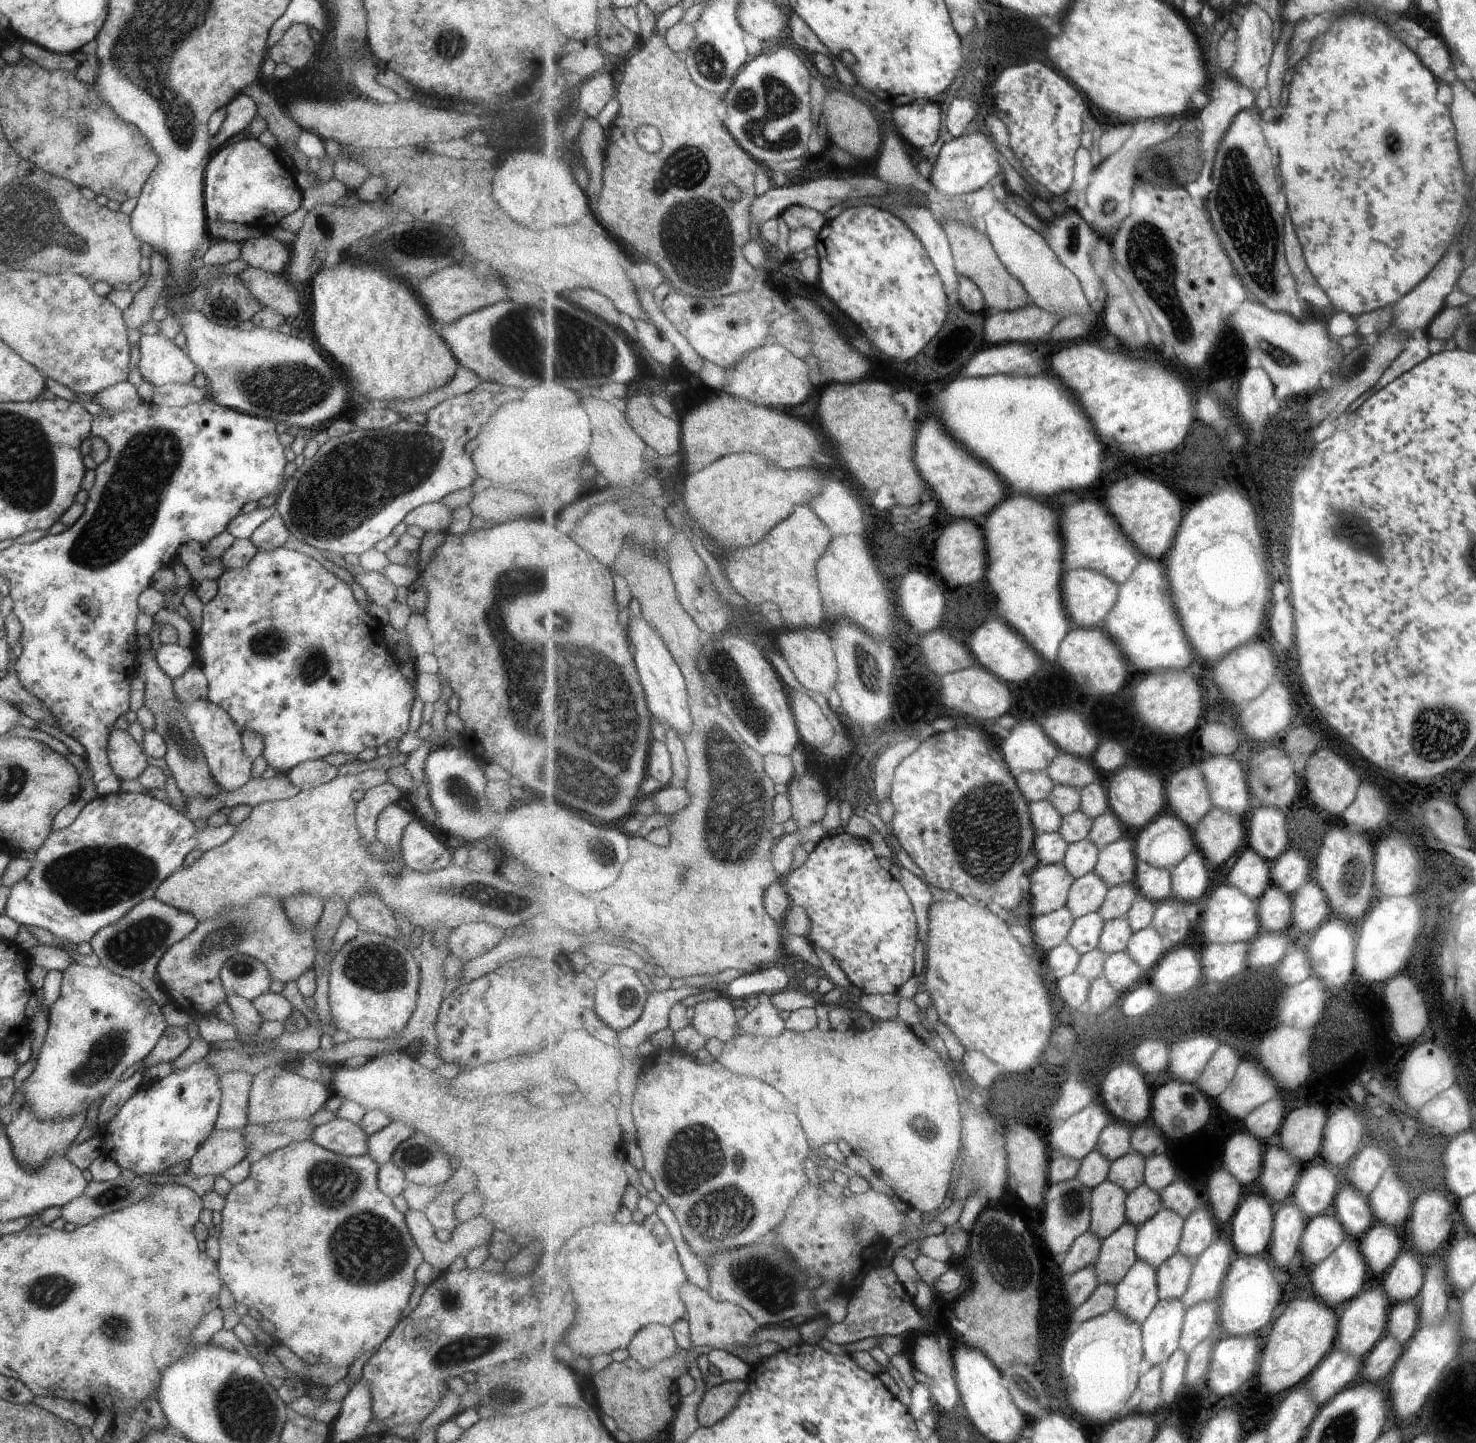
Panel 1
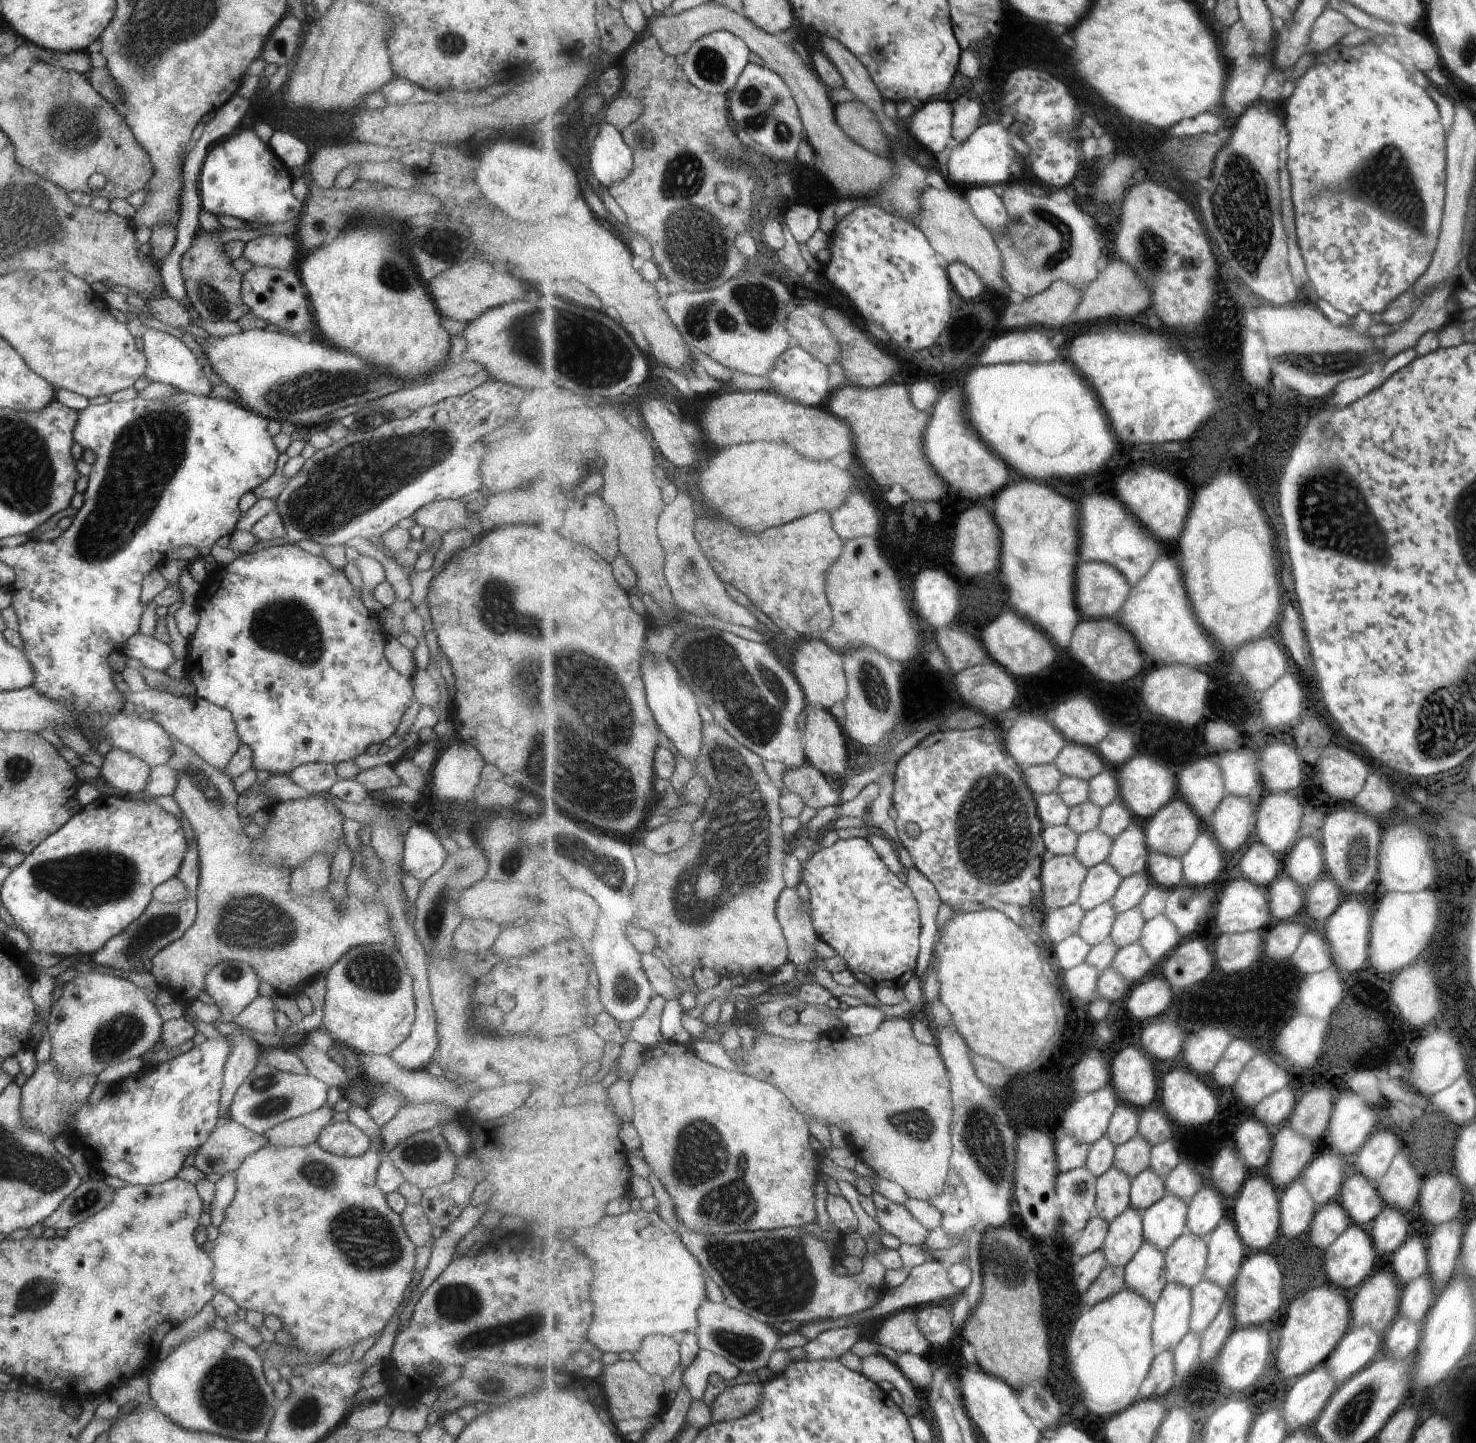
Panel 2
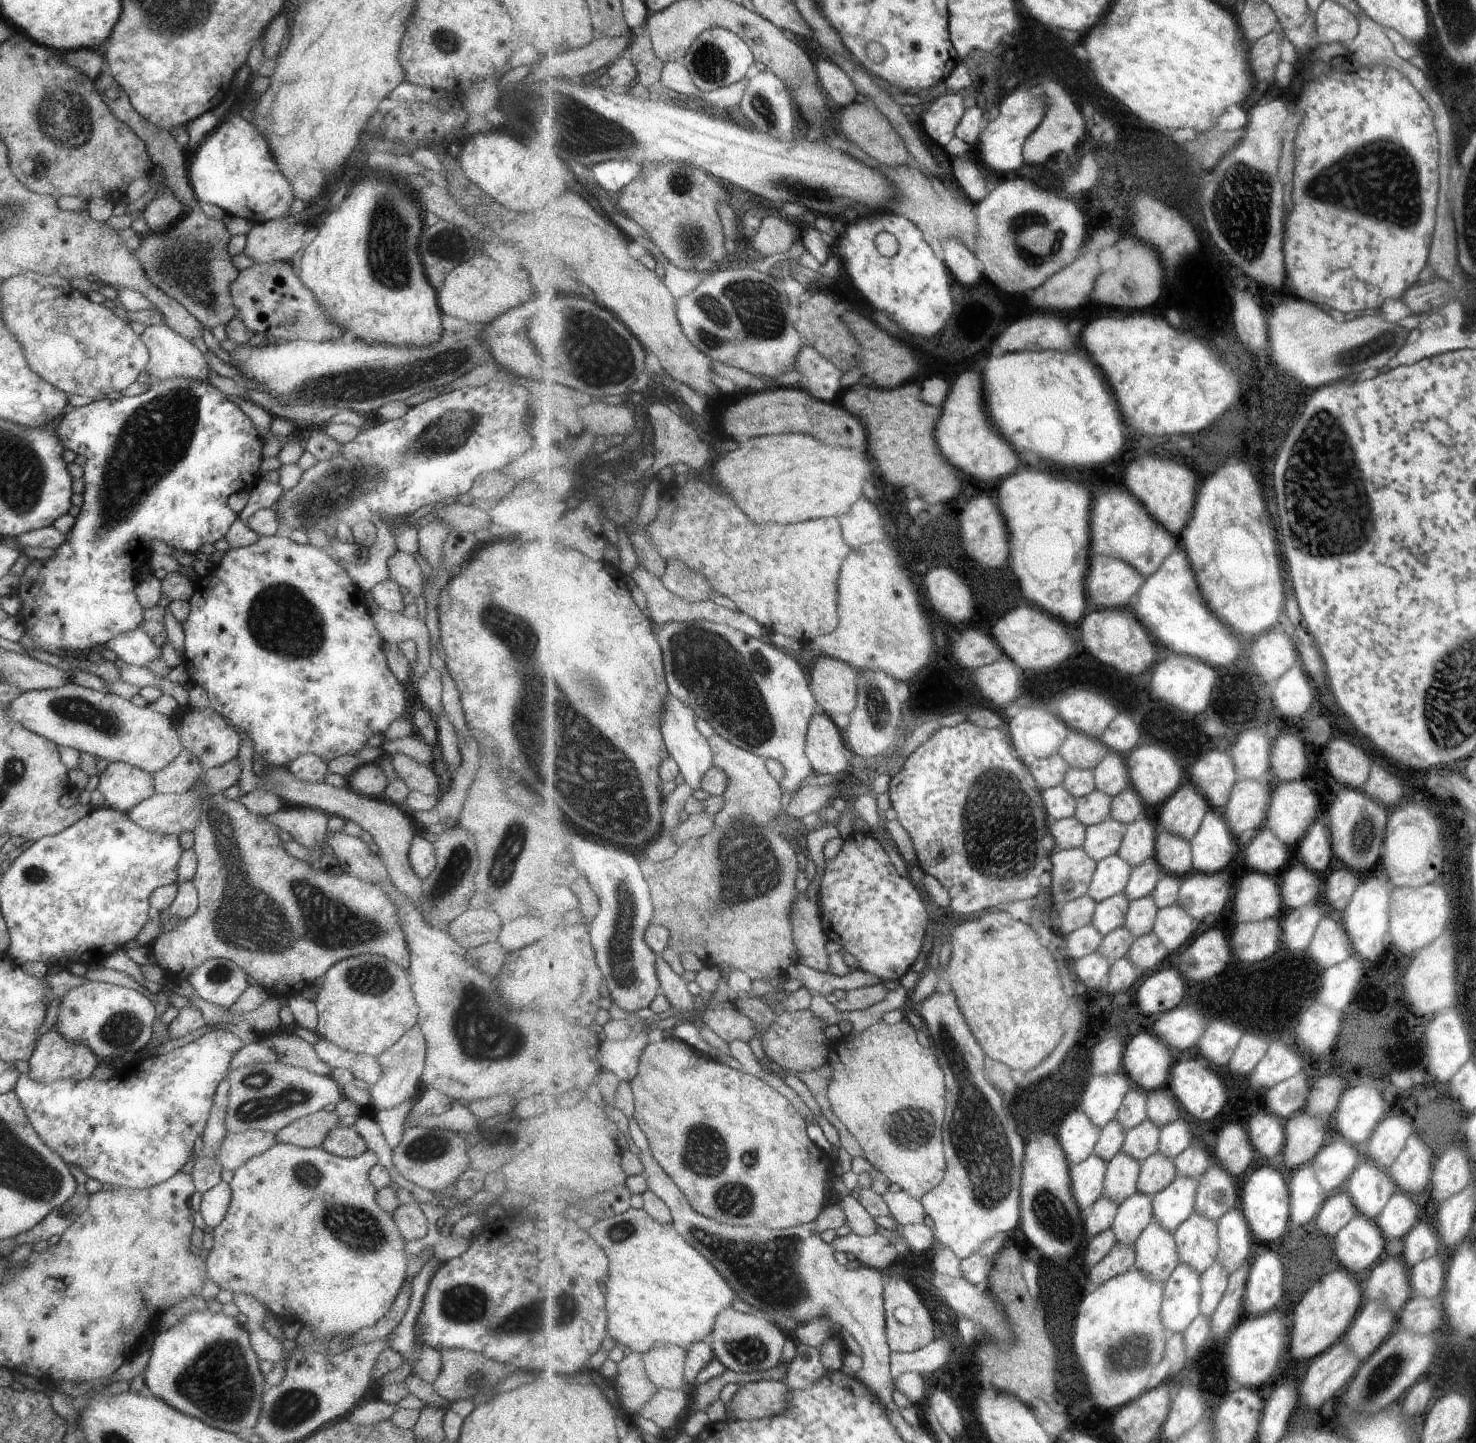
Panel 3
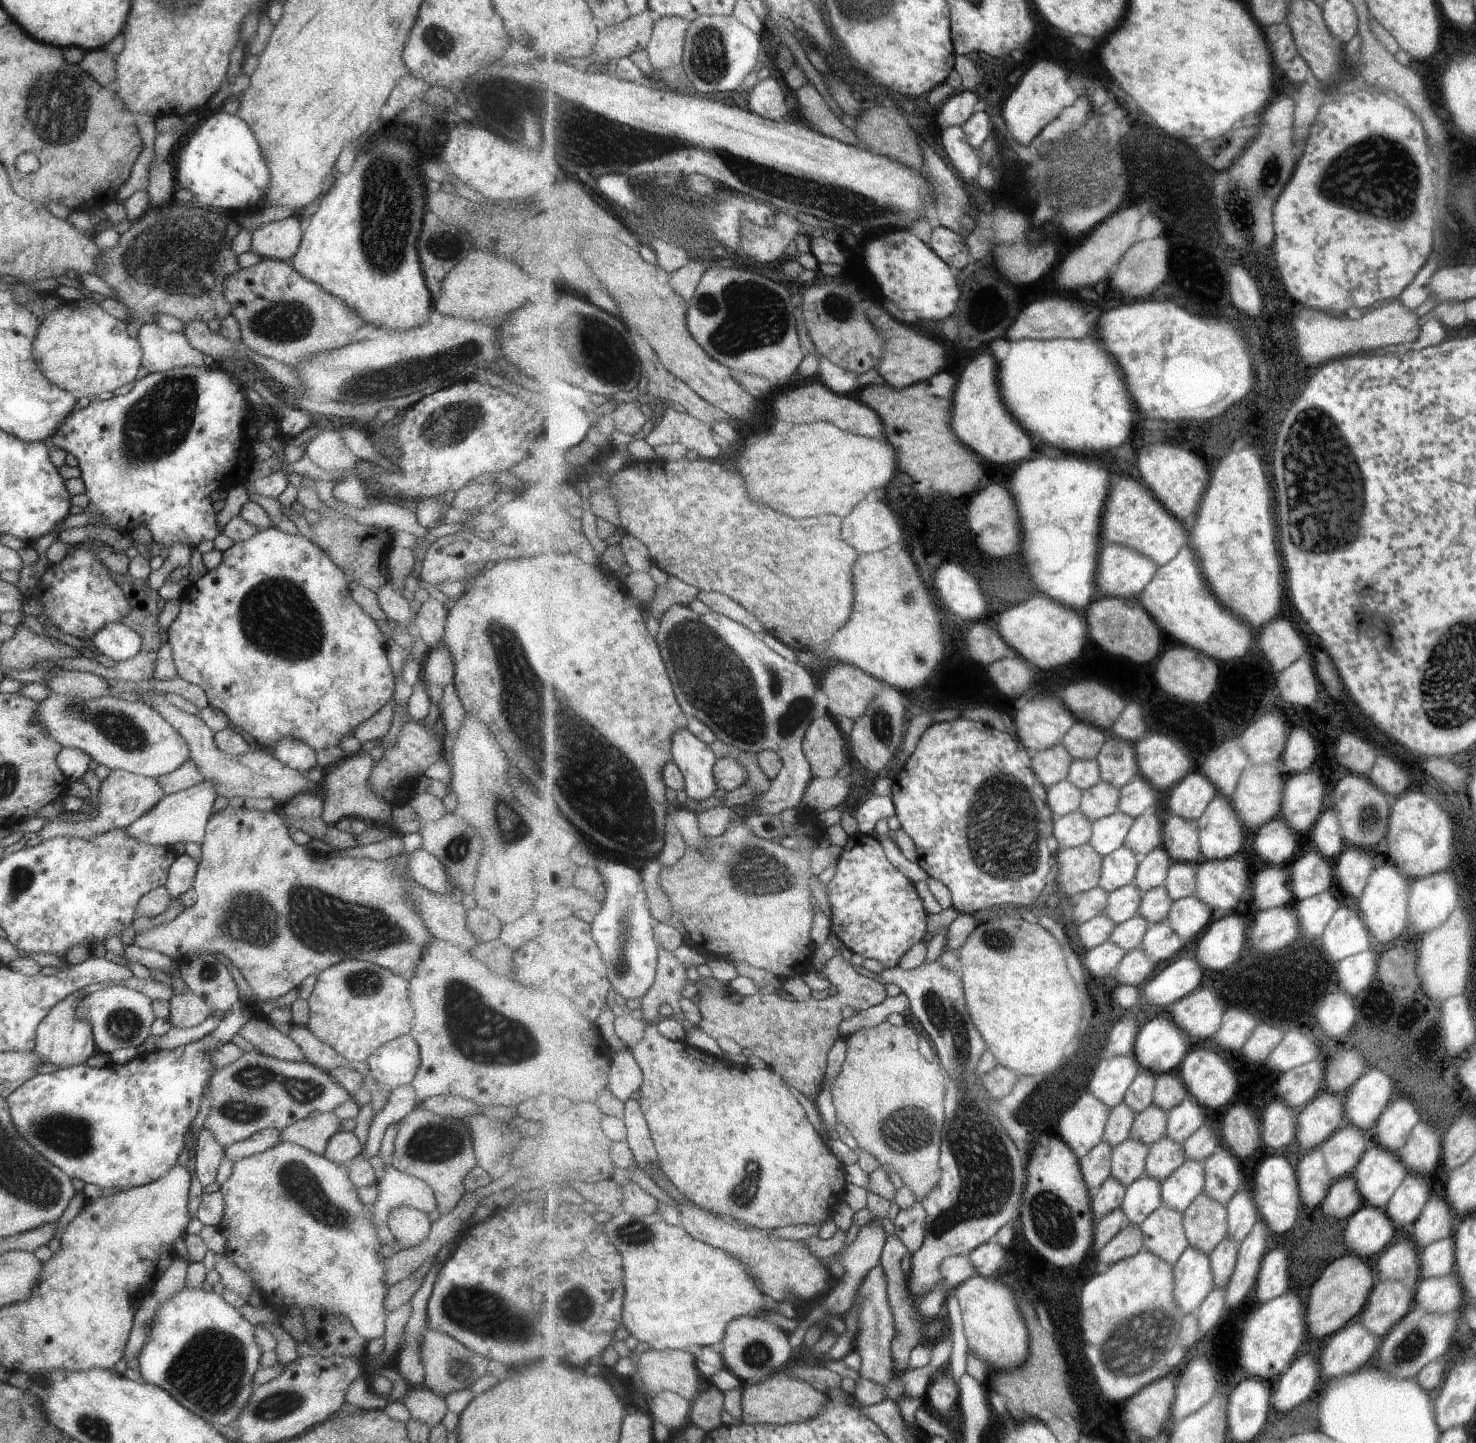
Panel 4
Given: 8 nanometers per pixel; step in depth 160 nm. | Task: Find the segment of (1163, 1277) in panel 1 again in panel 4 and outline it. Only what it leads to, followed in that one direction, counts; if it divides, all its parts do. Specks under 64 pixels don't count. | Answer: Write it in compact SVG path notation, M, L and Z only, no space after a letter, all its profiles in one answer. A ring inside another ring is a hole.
M1202 1193L1184 1214L1189 1245L1210 1256L1229 1234L1228 1206Z

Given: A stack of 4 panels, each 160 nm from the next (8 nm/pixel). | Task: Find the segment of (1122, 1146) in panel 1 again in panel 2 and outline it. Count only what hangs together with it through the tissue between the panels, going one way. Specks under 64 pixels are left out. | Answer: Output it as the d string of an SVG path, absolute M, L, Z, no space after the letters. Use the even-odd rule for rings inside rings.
M1121 1101L1106 1136L1109 1136L1118 1148L1138 1136L1140 1120L1141 1110L1129 1102Z

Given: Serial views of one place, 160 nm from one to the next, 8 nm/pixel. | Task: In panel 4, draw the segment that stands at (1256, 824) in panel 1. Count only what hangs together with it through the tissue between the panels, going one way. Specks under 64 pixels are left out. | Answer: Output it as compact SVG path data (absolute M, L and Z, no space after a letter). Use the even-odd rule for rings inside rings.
M1311 770L1287 781L1281 817L1299 834L1313 828L1321 816L1325 784Z

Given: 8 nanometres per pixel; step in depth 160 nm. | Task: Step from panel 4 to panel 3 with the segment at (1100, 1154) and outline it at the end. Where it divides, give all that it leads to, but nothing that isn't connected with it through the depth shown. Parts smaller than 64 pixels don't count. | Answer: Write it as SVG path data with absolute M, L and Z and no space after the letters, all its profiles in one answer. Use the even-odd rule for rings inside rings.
M1096 1155L1072 1167L1073 1194L1081 1211L1091 1208L1104 1195L1107 1172L1108 1163Z

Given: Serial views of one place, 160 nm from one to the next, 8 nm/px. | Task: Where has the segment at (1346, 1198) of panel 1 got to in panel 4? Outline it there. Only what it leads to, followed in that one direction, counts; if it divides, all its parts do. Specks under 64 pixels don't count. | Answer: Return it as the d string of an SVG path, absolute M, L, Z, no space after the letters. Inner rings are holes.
M1371 1148L1363 1152L1351 1176L1367 1205L1384 1210L1407 1173L1391 1150Z

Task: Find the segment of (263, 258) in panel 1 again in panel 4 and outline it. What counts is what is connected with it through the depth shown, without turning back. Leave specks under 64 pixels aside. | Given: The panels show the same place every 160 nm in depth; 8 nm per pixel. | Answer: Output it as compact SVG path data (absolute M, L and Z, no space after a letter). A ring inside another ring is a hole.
M296 214L257 226L250 232L250 252L289 262L299 245L303 227L304 222Z

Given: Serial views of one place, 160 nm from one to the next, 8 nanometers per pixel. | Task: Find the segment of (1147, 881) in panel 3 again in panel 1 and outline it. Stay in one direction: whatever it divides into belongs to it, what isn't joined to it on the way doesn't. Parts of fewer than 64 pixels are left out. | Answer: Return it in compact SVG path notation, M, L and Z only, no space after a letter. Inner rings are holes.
M1135 884L1111 887L1098 912L1105 922L1123 919L1140 897L1141 894Z

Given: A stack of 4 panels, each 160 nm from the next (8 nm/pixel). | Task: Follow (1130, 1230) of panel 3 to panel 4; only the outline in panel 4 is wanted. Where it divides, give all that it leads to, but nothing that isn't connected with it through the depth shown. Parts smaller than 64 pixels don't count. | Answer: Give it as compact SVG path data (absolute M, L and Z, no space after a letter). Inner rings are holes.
M1144 1175L1129 1186L1122 1208L1130 1224L1143 1225L1157 1208L1167 1204L1163 1200L1163 1183L1159 1178Z

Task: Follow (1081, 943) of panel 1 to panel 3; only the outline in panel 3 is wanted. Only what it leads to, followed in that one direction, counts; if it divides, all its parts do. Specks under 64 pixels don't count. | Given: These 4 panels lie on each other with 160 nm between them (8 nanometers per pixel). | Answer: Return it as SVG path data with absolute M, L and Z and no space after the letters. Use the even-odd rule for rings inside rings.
M1124 893L1099 903L1092 921L1093 926L1103 934L1104 938L1107 934L1124 927L1131 903L1132 901Z

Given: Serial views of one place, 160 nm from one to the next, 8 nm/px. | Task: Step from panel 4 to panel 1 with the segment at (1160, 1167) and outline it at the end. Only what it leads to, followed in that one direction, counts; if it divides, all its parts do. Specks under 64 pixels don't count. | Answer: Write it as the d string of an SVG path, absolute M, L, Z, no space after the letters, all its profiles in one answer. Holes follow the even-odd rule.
M1144 1184L1128 1193L1126 1222L1139 1228L1163 1208L1160 1194Z

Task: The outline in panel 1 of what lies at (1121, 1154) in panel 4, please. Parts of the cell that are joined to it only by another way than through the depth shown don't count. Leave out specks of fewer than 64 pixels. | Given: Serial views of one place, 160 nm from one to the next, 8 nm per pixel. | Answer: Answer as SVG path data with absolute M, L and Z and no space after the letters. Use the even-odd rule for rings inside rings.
M1109 1180L1092 1190L1092 1221L1089 1231L1102 1242L1125 1224L1128 1193Z

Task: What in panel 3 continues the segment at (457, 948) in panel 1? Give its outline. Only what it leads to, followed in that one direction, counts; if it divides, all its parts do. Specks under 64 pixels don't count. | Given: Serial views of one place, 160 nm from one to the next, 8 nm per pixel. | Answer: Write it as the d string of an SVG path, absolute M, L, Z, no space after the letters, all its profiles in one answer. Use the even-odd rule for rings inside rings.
M468 907L449 922L448 931L455 942L467 950L496 941L501 926L495 912Z

